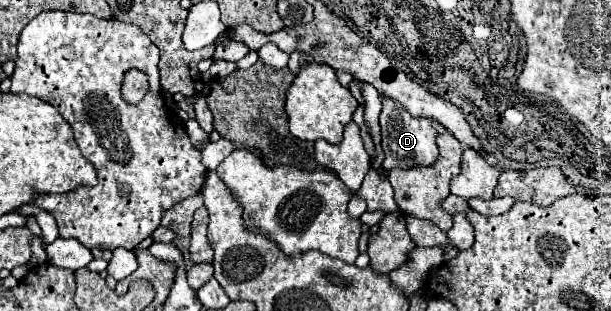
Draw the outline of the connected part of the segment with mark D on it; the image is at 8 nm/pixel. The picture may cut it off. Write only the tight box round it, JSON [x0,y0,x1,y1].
[381,95,437,169]

